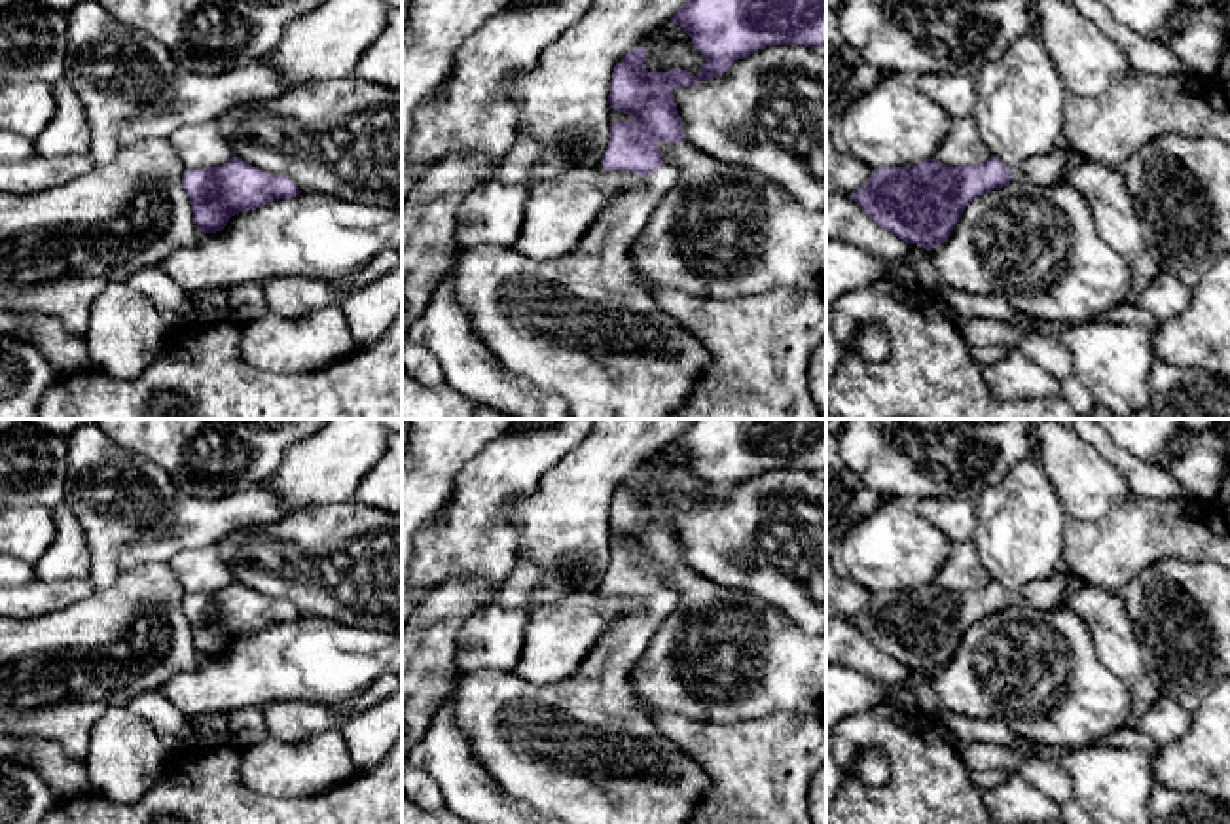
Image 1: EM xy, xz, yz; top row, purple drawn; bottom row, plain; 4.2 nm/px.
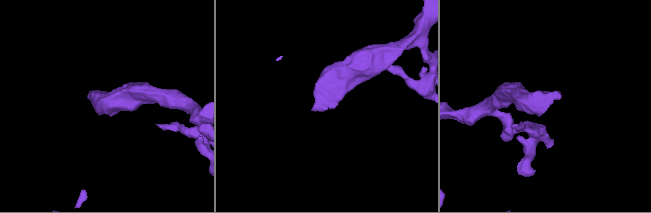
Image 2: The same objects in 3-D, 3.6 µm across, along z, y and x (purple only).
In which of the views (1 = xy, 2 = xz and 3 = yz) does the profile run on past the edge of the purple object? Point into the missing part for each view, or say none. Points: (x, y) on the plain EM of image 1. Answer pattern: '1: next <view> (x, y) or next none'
1: next none
2: next xz (582, 752)
3: next yz (1043, 595)

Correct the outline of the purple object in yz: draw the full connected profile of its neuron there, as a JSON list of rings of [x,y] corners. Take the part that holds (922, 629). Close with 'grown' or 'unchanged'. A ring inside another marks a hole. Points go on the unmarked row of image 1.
[[[1054,574],[1012,595],[997,582],[963,591],[934,582],[912,591],[879,591],[849,623],[906,669],[934,674],[951,659],[972,625],[1008,608],[1031,614],[1059,608],[1065,583],[1063,574]]]; grown

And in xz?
[[[694,419],[673,441],[673,447],[680,449],[684,457],[692,462],[694,472],[707,483],[701,491],[699,498],[694,500],[682,493],[671,493],[669,496],[648,496],[644,493],[646,475],[644,472],[637,472],[629,475],[612,496],[610,504],[610,532],[620,534],[624,538],[631,538],[633,546],[614,546],[610,547],[610,566],[603,580],[603,595],[625,595],[635,597],[644,602],[644,608],[618,619],[593,646],[588,654],[586,661],[576,669],[576,672],[565,678],[561,684],[534,686],[514,672],[504,671],[470,671],[457,674],[453,688],[457,691],[455,701],[451,703],[457,727],[466,735],[474,756],[479,760],[481,767],[517,801],[531,805],[533,809],[550,815],[563,824],[688,824],[696,805],[709,792],[711,780],[707,773],[699,767],[697,761],[688,758],[678,746],[675,746],[669,739],[665,739],[654,725],[648,714],[637,708],[637,703],[631,699],[631,688],[627,684],[629,667],[635,665],[642,654],[646,652],[652,636],[663,619],[677,606],[677,591],[663,582],[658,574],[660,566],[684,566],[684,551],[682,542],[677,534],[677,527],[673,523],[675,511],[694,511],[699,504],[713,504],[722,500],[737,483],[743,483],[758,474],[766,474],[771,470],[805,470],[817,474],[819,470],[826,470],[826,419]]]; grown

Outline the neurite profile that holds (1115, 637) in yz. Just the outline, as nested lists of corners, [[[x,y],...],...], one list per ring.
[[[1059,568],[1056,574],[1067,578],[1061,606],[1075,612],[1090,629],[1101,663],[1112,671],[1131,695],[1131,712],[1126,727],[1162,697],[1145,667],[1145,655],[1137,640],[1124,599],[1103,587],[1092,585],[1078,576]]]

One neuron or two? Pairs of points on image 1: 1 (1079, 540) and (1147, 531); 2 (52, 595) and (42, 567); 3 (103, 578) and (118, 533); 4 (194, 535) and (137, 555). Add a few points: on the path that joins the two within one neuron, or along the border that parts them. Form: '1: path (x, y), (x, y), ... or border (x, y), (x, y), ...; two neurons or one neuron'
1: path (1096, 540), (1126, 540), (1130, 537); one neuron
2: border (88, 576), (36, 580); two neurons
3: path (105, 567), (107, 544); one neuron
4: path (180, 537), (150, 550); one neuron

